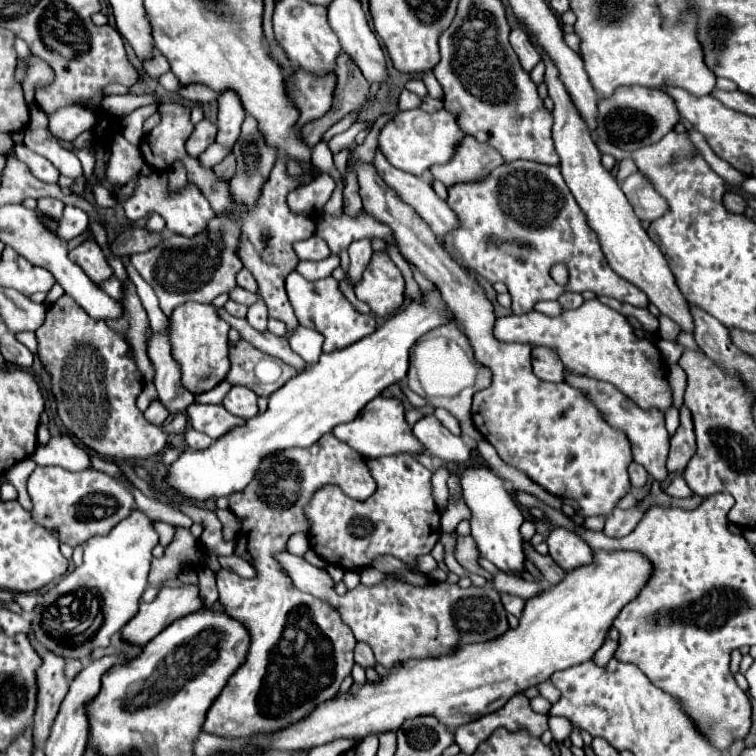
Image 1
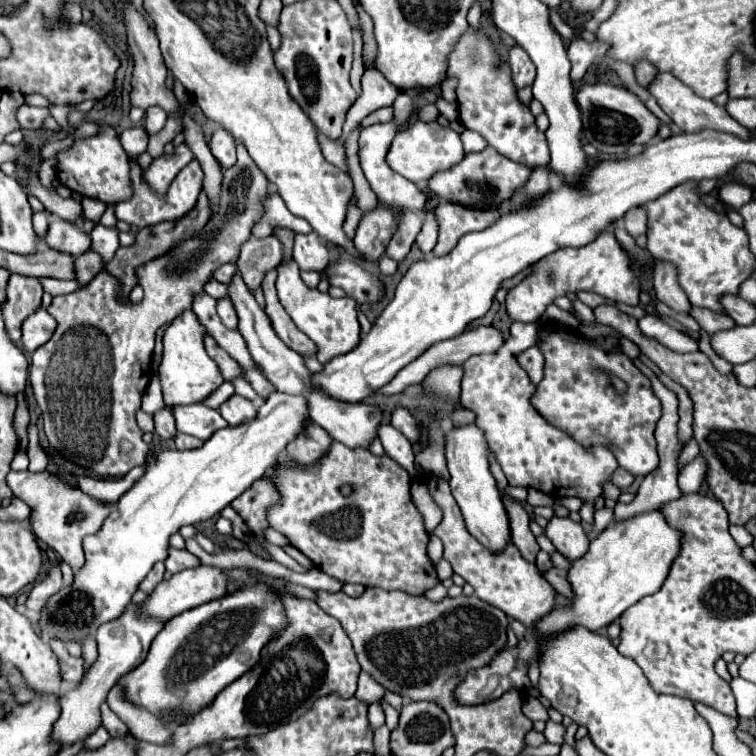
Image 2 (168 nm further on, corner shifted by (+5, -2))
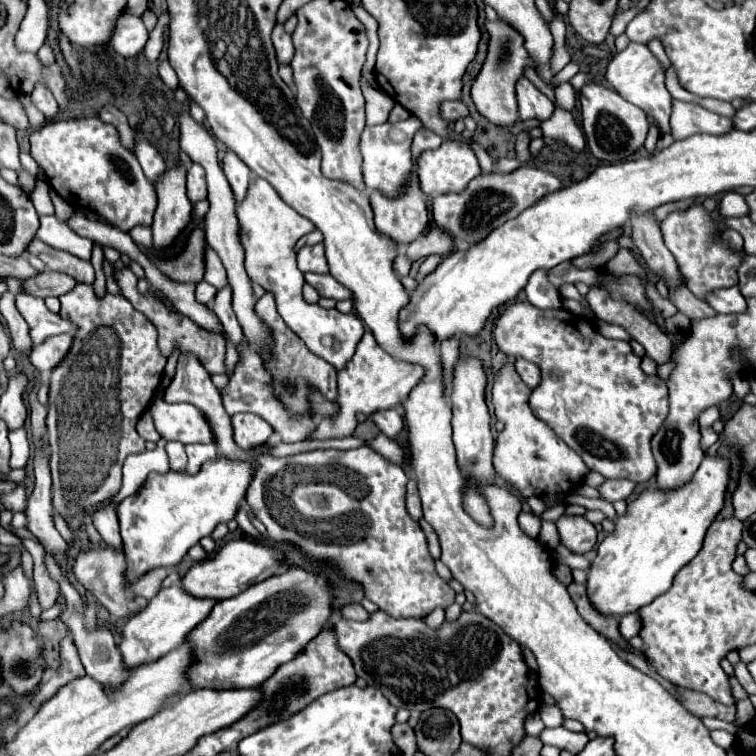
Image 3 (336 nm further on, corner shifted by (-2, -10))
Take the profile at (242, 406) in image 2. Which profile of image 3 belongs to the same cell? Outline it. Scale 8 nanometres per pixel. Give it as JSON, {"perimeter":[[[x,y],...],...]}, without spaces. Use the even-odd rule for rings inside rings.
{"perimeter":[[[238,413],[232,417],[234,427],[234,441],[240,449],[258,449],[264,447],[270,437],[274,435],[274,429],[258,415],[254,413]]]}

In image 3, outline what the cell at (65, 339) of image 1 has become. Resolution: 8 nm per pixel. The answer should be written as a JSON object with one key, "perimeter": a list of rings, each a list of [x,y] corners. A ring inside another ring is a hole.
{"perimeter":[[[78,285],[58,299],[62,303],[60,317],[74,321],[78,329],[70,353],[50,377],[50,409],[46,425],[52,471],[52,507],[68,523],[70,531],[78,533],[82,529],[82,523],[76,523],[78,509],[90,509],[110,501],[122,485],[124,459],[144,451],[144,439],[136,433],[136,421],[152,403],[150,399],[162,381],[166,359],[156,345],[156,327],[136,311],[124,295],[106,293],[98,299],[92,285]]]}

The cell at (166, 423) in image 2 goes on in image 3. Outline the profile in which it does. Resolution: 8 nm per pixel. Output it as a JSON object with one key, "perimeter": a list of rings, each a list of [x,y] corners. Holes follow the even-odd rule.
{"perimeter":[[[170,441],[166,445],[166,453],[170,457],[170,469],[172,471],[184,471],[186,469],[186,453],[184,453],[184,445]]]}

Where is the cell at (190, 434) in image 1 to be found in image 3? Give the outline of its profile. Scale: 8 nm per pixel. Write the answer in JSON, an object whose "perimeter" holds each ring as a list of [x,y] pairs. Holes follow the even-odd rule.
{"perimeter":[[[214,443],[186,445],[186,453],[188,453],[186,473],[196,473],[206,461],[214,461],[216,459],[216,445]]]}

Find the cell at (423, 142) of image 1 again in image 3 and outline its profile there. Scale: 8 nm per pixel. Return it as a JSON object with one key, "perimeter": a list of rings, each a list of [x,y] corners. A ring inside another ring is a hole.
{"perimeter":[[[458,139],[452,143],[444,141],[434,151],[424,151],[422,157],[418,159],[416,171],[418,171],[420,187],[428,197],[438,197],[438,195],[446,195],[446,193],[462,193],[472,179],[482,175],[482,169],[478,165],[474,151],[470,149],[470,145],[466,141],[458,141]]]}

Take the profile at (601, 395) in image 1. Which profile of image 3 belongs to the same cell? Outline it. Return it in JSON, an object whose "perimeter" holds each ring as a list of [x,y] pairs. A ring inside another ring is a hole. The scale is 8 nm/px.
{"perimeter":[[[528,301],[508,305],[494,327],[494,339],[502,353],[522,357],[540,367],[542,381],[530,395],[530,407],[538,419],[548,423],[554,433],[574,449],[588,469],[598,471],[606,479],[630,479],[634,483],[648,481],[656,475],[656,461],[650,439],[660,429],[668,413],[668,389],[658,375],[646,375],[640,369],[640,357],[632,353],[630,343],[602,337],[594,325],[582,315],[560,309],[538,309]]]}

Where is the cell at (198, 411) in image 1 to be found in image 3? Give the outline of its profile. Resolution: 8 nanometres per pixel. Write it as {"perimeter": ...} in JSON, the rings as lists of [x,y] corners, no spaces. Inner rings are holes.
{"perimeter":[[[158,399],[150,407],[156,431],[166,441],[188,443],[212,443],[212,431],[208,421],[194,405],[176,403],[170,405],[164,399]]]}

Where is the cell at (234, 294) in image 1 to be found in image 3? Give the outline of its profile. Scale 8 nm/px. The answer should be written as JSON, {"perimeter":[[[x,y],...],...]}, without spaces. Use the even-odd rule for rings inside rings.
{"perimeter":[[[200,281],[200,283],[196,285],[196,297],[198,297],[198,301],[204,303],[204,305],[212,305],[214,293],[216,293],[216,289],[210,287],[210,283],[206,283],[206,281]]]}

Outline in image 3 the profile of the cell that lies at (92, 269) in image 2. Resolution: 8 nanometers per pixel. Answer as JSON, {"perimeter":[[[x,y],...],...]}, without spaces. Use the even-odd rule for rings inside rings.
{"perimeter":[[[44,271],[38,273],[36,279],[24,279],[22,281],[22,291],[28,295],[38,295],[38,297],[48,297],[48,295],[64,295],[66,291],[70,291],[76,285],[76,281],[64,273],[56,273],[56,271]]]}

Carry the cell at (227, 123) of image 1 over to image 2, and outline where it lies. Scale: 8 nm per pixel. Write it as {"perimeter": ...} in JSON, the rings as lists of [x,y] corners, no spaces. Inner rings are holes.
{"perimeter":[[[215,131],[209,141],[209,149],[225,169],[235,163],[235,139],[231,139],[227,131]]]}

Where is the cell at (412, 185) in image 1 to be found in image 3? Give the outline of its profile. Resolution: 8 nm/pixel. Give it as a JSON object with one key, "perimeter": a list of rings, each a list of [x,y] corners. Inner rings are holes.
{"perimeter":[[[410,115],[406,121],[396,121],[396,123],[382,123],[382,125],[368,125],[362,133],[360,139],[360,149],[362,149],[362,157],[364,157],[364,183],[368,189],[378,189],[382,191],[386,197],[396,197],[400,195],[408,175],[410,175],[410,167],[412,167],[412,159],[410,159],[410,145],[412,145],[412,137],[414,133],[422,127],[420,119]]]}

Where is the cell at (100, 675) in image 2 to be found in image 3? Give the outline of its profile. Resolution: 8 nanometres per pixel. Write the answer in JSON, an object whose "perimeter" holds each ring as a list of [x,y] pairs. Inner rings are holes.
{"perimeter":[[[174,583],[168,589],[162,589],[148,603],[146,609],[142,609],[140,613],[132,615],[126,621],[124,633],[122,633],[122,643],[118,647],[124,657],[124,665],[138,667],[140,663],[150,663],[150,661],[166,655],[174,647],[182,645],[188,639],[190,631],[194,631],[194,627],[198,627],[198,623],[202,623],[210,615],[214,605],[216,605],[214,599],[198,599],[194,595],[188,595],[180,583]]]}

